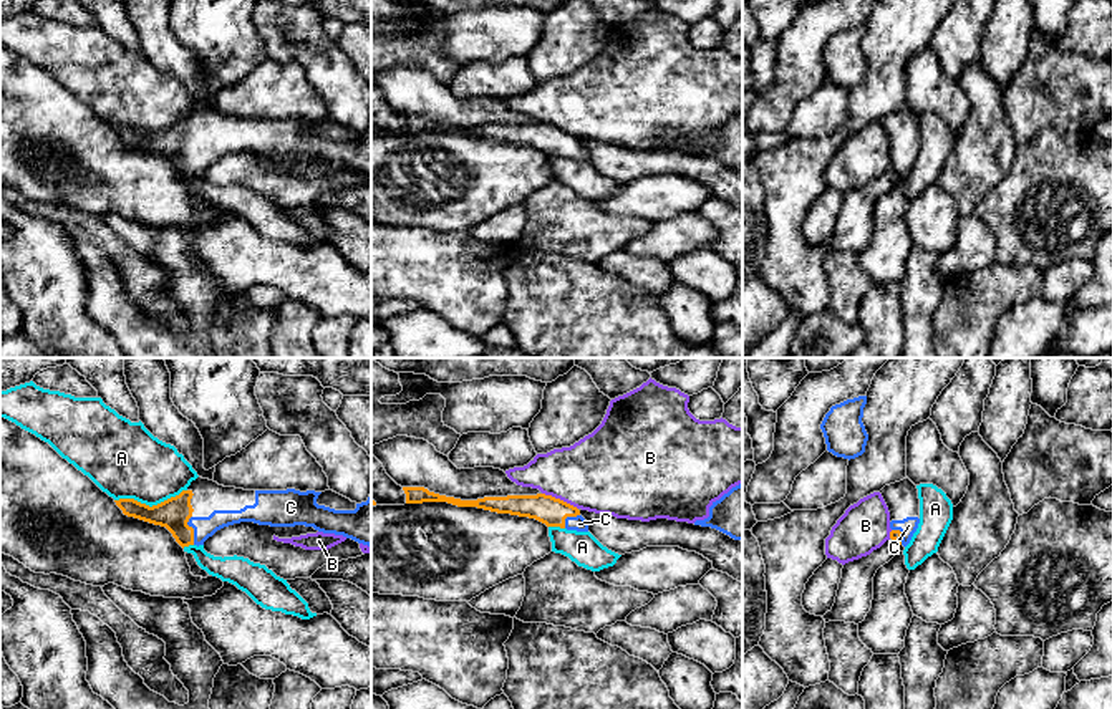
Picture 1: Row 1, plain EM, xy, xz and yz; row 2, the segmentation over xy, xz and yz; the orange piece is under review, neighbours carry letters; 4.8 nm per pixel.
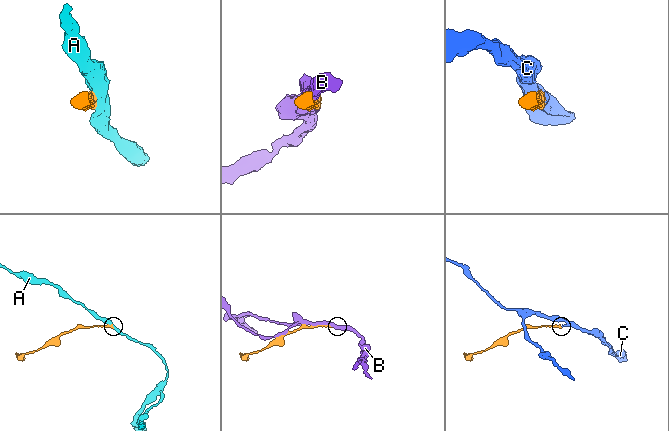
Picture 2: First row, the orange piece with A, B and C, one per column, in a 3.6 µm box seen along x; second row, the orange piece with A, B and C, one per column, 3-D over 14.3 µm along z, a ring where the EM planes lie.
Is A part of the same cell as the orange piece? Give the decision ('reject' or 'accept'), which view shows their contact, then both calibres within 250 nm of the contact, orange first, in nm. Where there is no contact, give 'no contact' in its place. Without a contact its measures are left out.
reject; contact in xy; calibres 150 and 360 nm

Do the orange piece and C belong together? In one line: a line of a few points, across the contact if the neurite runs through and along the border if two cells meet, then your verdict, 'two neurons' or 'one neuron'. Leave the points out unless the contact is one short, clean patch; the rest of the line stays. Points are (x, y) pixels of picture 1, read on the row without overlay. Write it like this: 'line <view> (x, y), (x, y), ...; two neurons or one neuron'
line xy (174, 141), (193, 159), (204, 156); one neuron

